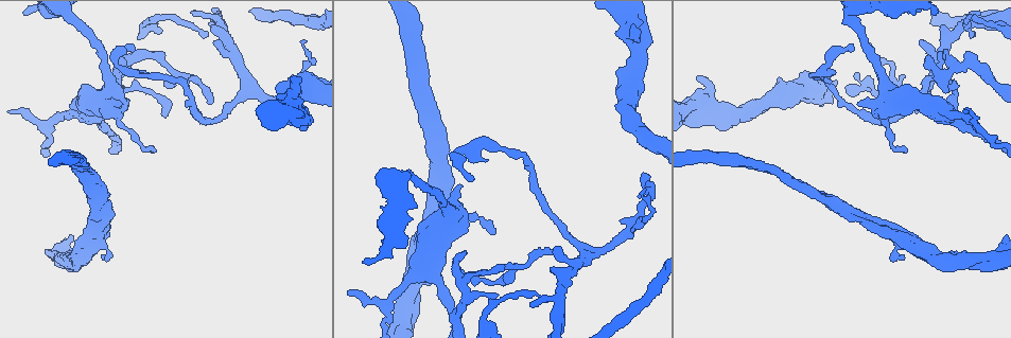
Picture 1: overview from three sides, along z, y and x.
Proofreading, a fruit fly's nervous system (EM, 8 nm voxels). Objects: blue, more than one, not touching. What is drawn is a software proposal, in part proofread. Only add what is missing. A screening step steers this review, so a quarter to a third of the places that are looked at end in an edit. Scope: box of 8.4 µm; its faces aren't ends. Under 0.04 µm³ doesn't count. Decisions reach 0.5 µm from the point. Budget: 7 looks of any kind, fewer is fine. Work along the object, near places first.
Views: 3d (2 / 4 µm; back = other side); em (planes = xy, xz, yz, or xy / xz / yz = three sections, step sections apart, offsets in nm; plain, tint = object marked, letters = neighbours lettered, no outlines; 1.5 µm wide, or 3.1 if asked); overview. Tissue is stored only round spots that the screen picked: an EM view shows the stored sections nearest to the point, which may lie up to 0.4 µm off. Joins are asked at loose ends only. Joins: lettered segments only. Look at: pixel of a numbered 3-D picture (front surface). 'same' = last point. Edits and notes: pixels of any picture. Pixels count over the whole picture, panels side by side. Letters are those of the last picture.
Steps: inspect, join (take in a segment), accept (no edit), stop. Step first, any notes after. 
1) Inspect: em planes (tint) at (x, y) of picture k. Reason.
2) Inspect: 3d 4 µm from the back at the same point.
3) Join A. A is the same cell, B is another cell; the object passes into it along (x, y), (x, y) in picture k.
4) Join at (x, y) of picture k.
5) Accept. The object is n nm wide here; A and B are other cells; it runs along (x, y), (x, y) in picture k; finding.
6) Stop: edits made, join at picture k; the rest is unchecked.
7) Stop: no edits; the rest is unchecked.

Inspect: em planes (letters) at (894, 259) of picture 1. Stops while still wide.

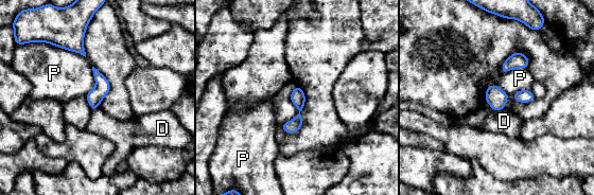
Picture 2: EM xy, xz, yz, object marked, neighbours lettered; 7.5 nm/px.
Accept. D and P are other cells; it runs along (297, 89), (298, 120), (287, 130) in picture 2; no lettered segment goes on from it.

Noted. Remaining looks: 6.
Inspect: em yz step 4 (letters) at (120, 106) of picture 1. Branch stops here.

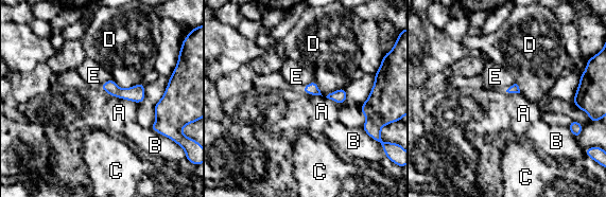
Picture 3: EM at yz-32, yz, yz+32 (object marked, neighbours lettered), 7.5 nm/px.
Inspect: em planes (letters) at the same point. Another direction.

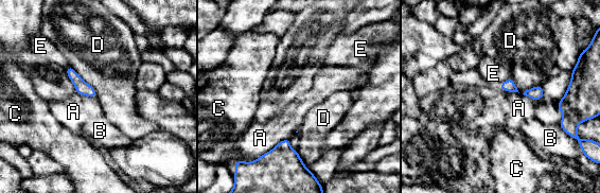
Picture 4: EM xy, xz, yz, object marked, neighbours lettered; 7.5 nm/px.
Accept. The longest contact is with D, 320 nm; A, B, C, D and E are other cells; none of them fits.

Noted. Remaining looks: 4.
Inspect: em yz step 8 (letters) at (124, 65) of picture 1. Branch stops here.

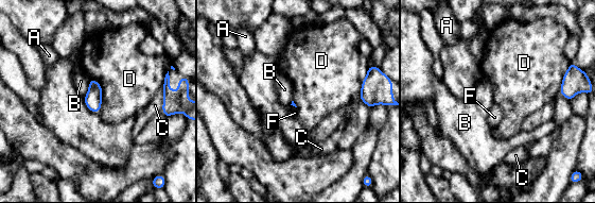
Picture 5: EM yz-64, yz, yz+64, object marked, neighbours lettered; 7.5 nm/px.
Inspect: em planes (letters) at the same point. Another direction.

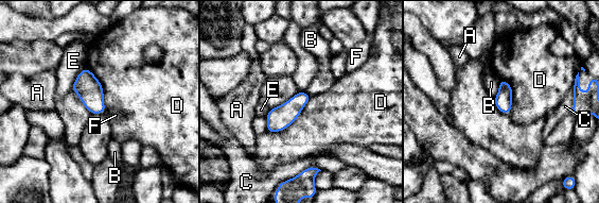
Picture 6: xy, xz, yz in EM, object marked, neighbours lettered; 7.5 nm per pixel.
Accept. A, B, C, D, E and F are other cells; a border runs along (311, 97), (287, 127), (267, 132) in picture 6; no lettered segment goes on from it.

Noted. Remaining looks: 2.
Stop: no edits; the rest is unchecked.

